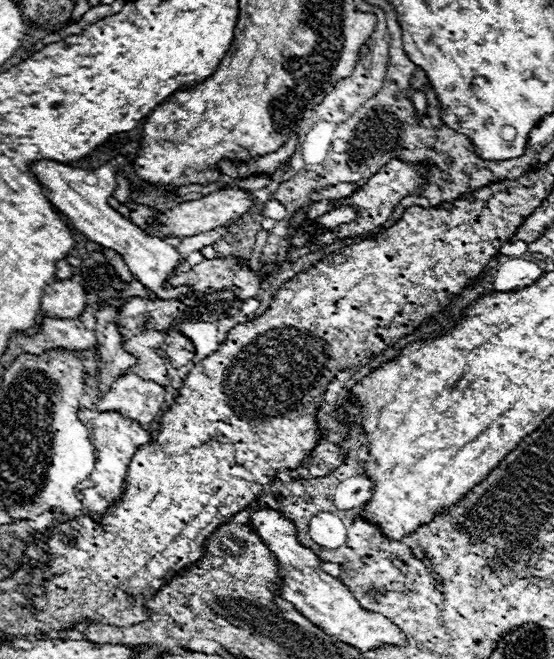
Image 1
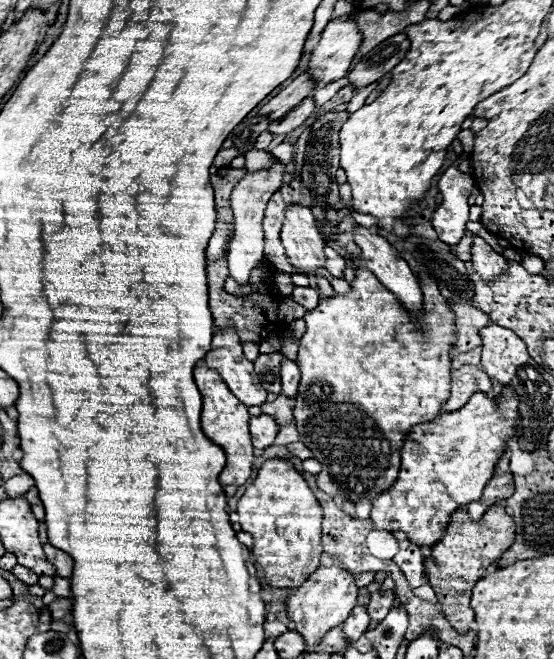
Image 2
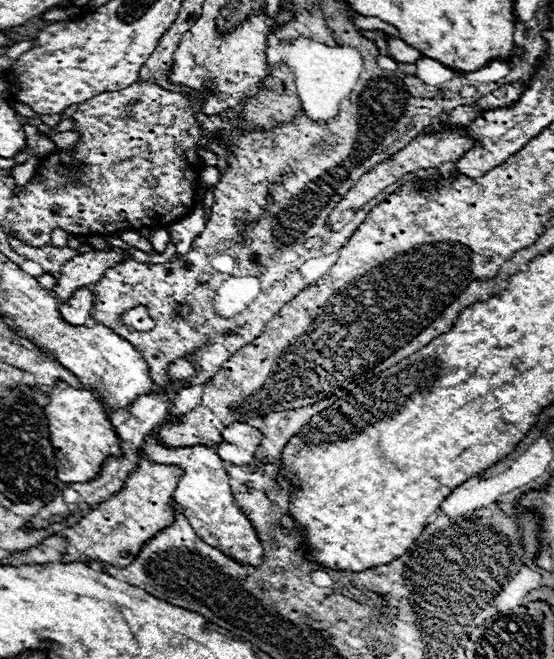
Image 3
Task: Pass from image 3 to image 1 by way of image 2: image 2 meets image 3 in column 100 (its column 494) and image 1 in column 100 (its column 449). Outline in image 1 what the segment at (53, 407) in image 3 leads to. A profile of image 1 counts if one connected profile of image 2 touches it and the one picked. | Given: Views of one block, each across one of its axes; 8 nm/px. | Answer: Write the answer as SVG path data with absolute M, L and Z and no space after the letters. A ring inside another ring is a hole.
M80 408L78 412L80 422L88 428L88 436L94 446L94 456L96 456L96 468L88 480L84 480L78 488L76 494L80 496L84 508L94 520L100 520L102 514L122 496L124 490L124 478L126 478L126 468L128 462L132 460L134 452L142 444L152 444L152 436L148 430L144 430L136 420L120 416L120 412L98 412L98 410L88 410Z

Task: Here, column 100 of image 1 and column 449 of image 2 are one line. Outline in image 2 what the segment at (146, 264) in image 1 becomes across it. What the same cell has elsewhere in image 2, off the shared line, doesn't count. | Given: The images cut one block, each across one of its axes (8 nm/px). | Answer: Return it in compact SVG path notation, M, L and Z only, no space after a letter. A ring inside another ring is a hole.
M452 164L452 166L442 174L442 178L440 178L440 182L438 182L438 188L440 188L440 192L444 194L444 202L442 202L442 206L434 212L434 216L432 216L432 226L434 226L438 238L440 238L444 244L456 246L456 244L464 238L464 232L466 232L466 222L468 222L468 202L466 202L466 198L470 196L472 188L474 188L474 180L472 180L470 174L460 172L458 166Z

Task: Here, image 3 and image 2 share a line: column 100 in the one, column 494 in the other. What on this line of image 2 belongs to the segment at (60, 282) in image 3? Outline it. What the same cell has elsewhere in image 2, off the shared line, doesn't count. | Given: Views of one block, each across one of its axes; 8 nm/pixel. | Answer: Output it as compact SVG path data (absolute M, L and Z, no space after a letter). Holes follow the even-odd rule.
M472 234L472 264L476 268L476 272L486 278L486 280L492 280L496 276L500 276L502 272L506 272L508 264L506 264L506 258L496 254L488 244L486 240L482 240L480 236Z

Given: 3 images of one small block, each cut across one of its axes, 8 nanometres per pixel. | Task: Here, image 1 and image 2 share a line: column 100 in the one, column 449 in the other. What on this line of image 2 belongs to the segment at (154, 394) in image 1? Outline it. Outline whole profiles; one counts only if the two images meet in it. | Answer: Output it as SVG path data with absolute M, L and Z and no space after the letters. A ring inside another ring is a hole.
M472 366L458 368L452 372L450 398L442 404L442 412L452 412L456 408L462 408L468 402L468 396L476 392L490 392L490 390L492 390L492 384L486 372Z

